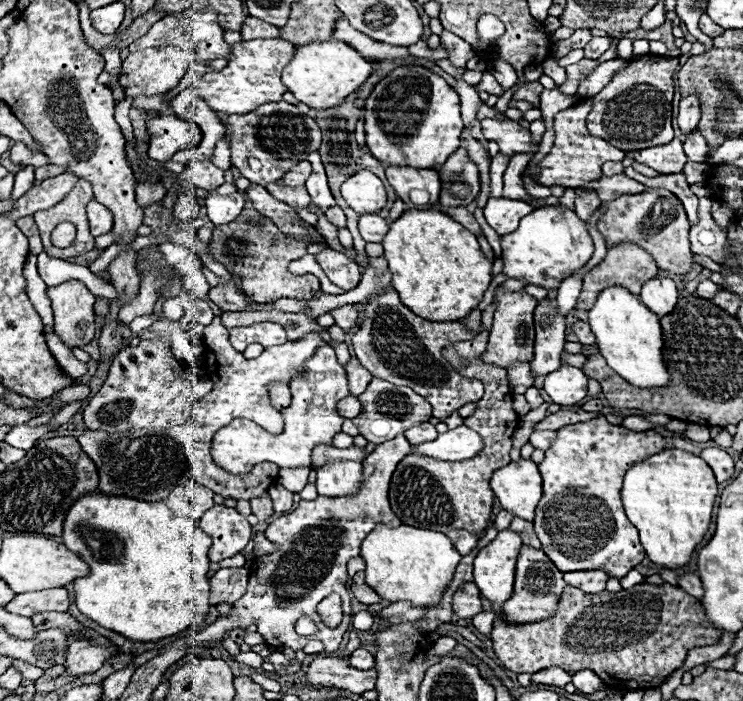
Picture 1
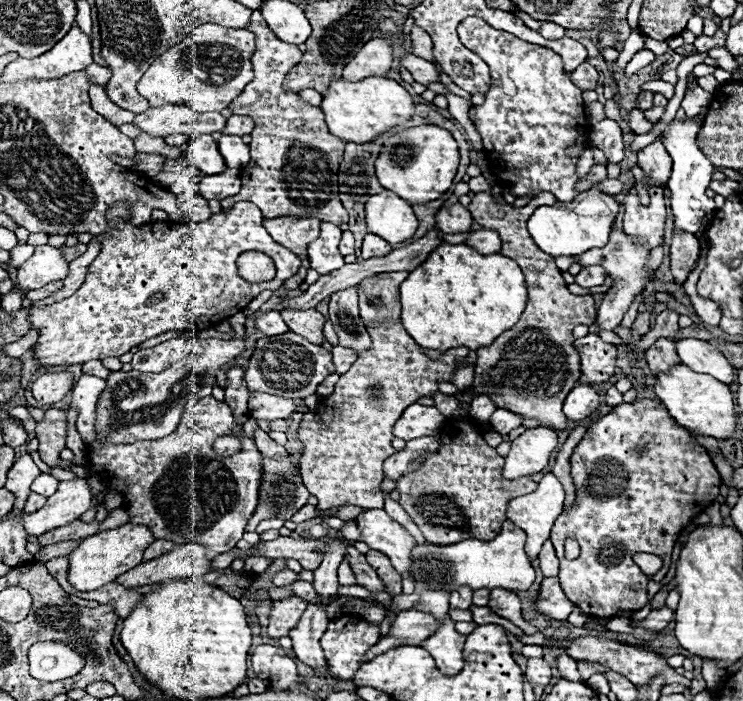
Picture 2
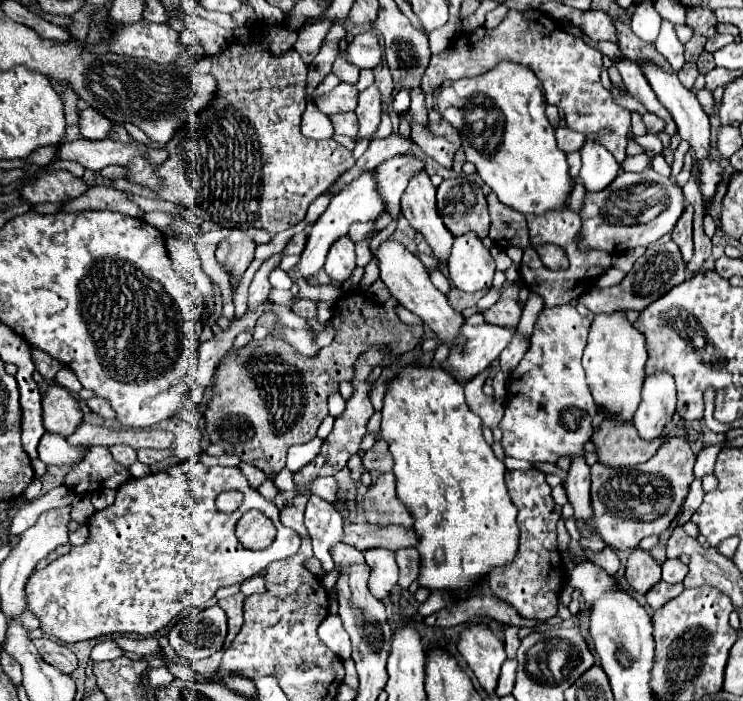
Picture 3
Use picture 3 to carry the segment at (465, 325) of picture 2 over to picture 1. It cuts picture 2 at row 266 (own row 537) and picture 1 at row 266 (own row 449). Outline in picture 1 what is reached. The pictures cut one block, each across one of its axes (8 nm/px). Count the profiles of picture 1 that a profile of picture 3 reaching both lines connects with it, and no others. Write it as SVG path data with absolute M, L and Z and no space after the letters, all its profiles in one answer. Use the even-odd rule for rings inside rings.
M436 208L406 210L390 224L382 246L400 300L430 322L454 322L468 316L492 280L492 264L484 258L476 236Z

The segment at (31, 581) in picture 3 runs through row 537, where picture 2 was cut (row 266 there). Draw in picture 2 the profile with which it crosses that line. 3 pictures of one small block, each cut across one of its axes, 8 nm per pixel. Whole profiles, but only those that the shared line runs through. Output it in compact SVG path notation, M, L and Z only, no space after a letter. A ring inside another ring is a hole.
M252 202L234 204L230 212L214 214L212 218L196 224L178 224L172 220L166 222L148 222L142 226L132 226L122 220L126 208L118 204L110 208L108 218L114 224L114 230L102 234L102 252L88 266L88 276L84 284L70 296L48 308L34 310L30 314L32 328L40 330L40 340L34 348L34 358L38 366L74 366L88 360L102 360L106 356L122 356L130 352L132 346L142 344L144 340L158 336L162 332L200 332L206 330L236 312L240 312L252 298L262 290L278 290L284 280L298 272L300 260L288 252L288 248L276 244L262 226L262 212ZM246 250L258 250L272 256L276 262L276 278L260 284L250 284L236 274L236 258ZM160 292L162 298L150 304L150 298Z

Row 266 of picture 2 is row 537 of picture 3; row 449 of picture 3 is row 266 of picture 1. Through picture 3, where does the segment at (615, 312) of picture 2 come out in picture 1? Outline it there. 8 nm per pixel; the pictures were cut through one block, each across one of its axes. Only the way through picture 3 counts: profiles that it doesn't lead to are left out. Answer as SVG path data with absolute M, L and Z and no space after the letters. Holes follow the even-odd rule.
M646 188L640 194L622 194L610 206L608 212L598 220L598 230L606 238L606 246L620 240L632 240L652 252L660 270L672 274L686 274L692 268L692 252L688 242L690 222L680 200L662 188Z

